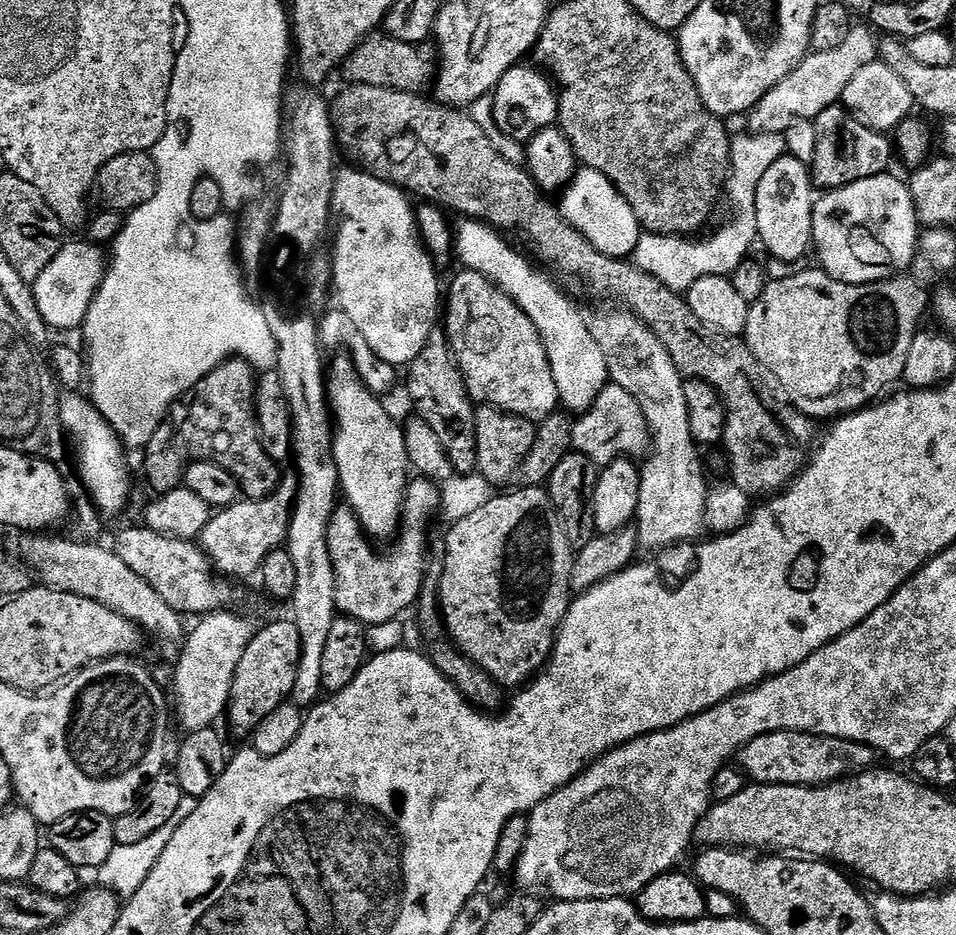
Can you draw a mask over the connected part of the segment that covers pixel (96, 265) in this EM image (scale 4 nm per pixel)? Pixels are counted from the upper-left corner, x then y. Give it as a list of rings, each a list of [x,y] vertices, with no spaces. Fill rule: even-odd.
[[[91,242],[84,244],[65,243],[58,254],[38,274],[38,278],[31,285],[32,300],[36,303],[36,312],[52,328],[64,332],[67,328],[79,329],[84,323],[90,308],[90,302],[96,296],[106,271],[106,252],[101,245]]]

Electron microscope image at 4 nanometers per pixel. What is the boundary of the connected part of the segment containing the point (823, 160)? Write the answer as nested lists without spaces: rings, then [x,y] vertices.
[[[833,106],[818,114],[814,121],[816,141],[814,156],[810,165],[812,186],[816,190],[831,190],[862,182],[862,178],[883,176],[894,161],[894,144],[883,132],[875,132],[853,116],[849,116],[843,107]]]

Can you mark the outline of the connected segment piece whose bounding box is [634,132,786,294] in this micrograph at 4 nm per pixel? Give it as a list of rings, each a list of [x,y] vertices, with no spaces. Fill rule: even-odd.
[[[774,132],[743,135],[733,135],[730,140],[732,154],[726,177],[726,200],[732,203],[732,217],[713,236],[708,236],[705,240],[651,234],[640,237],[634,253],[636,267],[647,276],[653,276],[673,294],[687,293],[688,288],[698,282],[698,278],[731,277],[732,272],[749,259],[751,252],[748,251],[751,250],[752,243],[757,243],[760,234],[756,217],[758,182],[762,182],[762,174],[766,174],[766,170],[770,170],[770,166],[774,166],[774,162],[778,162],[778,158],[785,155],[786,149],[783,135]]]

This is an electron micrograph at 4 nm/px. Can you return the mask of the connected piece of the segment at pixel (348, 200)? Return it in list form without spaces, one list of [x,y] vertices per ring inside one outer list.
[[[356,166],[347,167],[336,172],[336,189],[332,192],[332,207],[338,210],[338,216],[340,212],[330,271],[331,287],[336,287],[335,303],[348,314],[352,324],[380,360],[395,368],[404,368],[422,352],[427,338],[436,327],[440,316],[438,306],[442,304],[442,284],[440,288],[434,262],[423,243],[417,239],[416,213],[409,193],[397,184],[379,180],[371,172]]]

